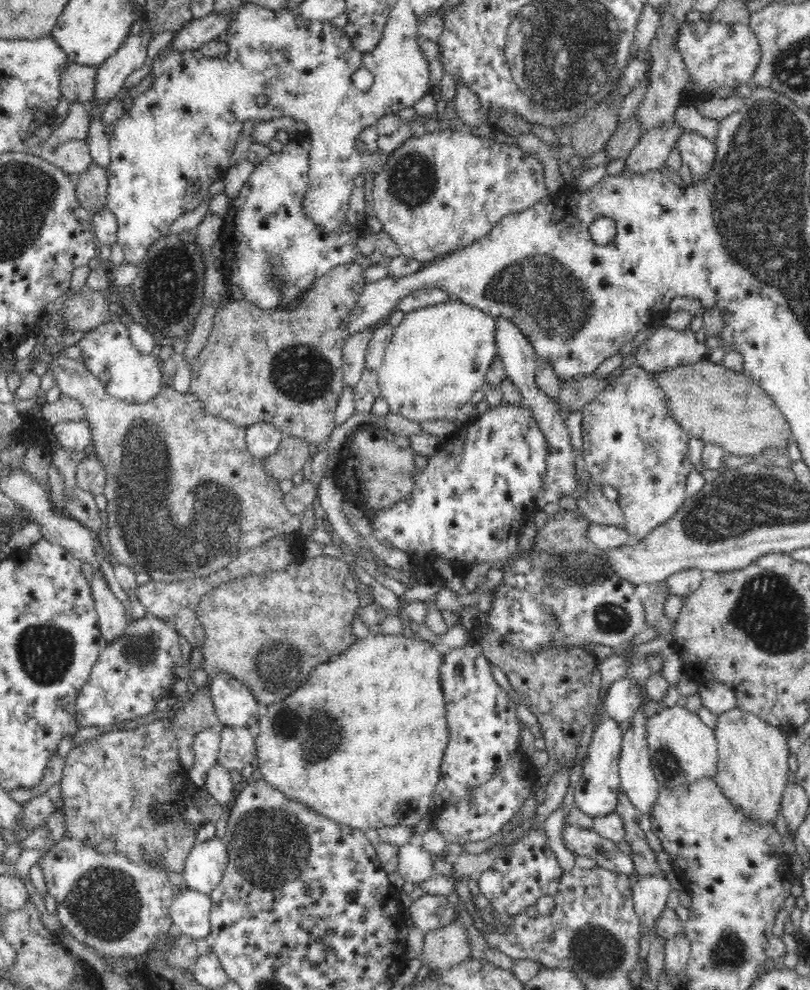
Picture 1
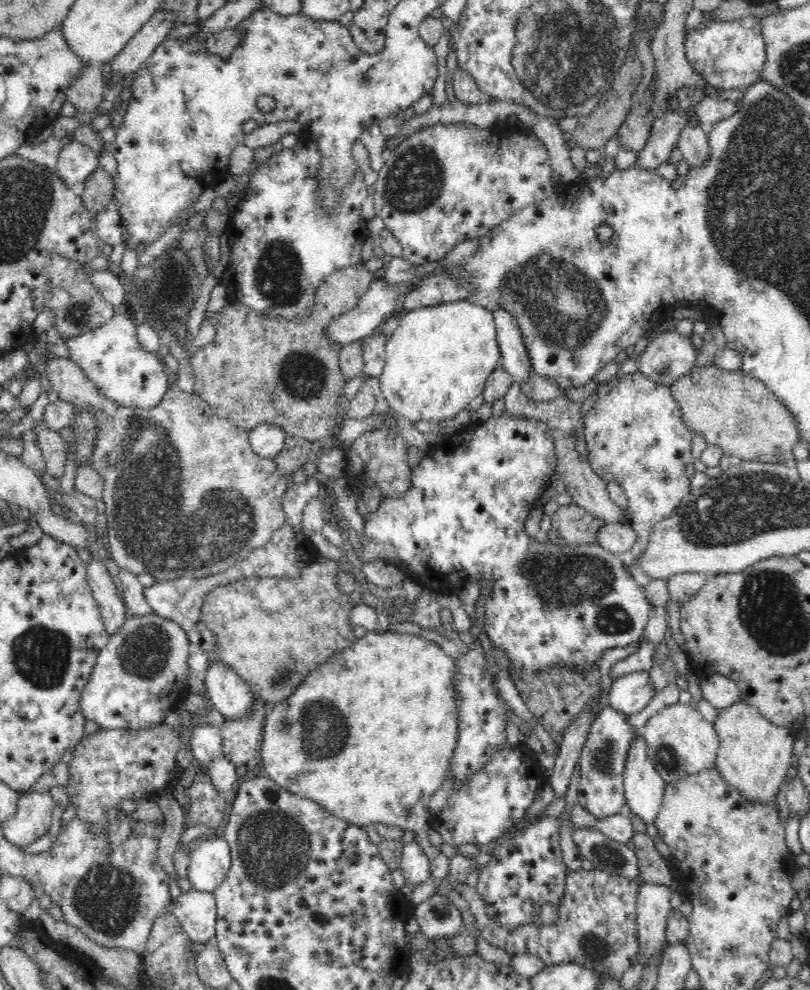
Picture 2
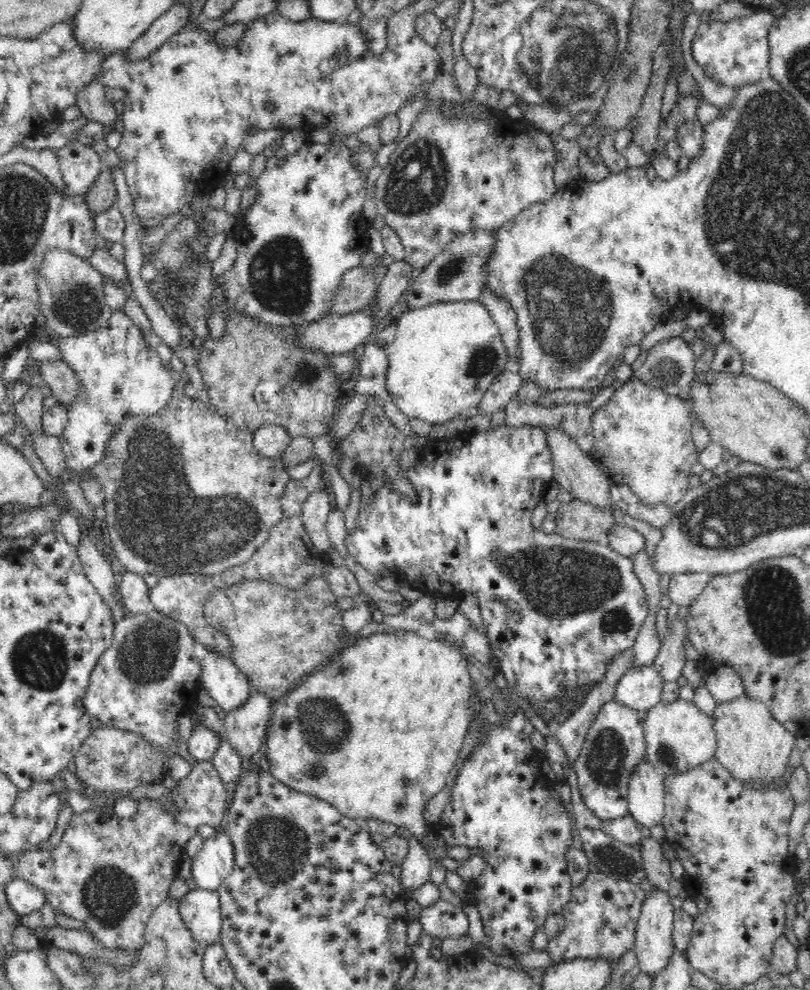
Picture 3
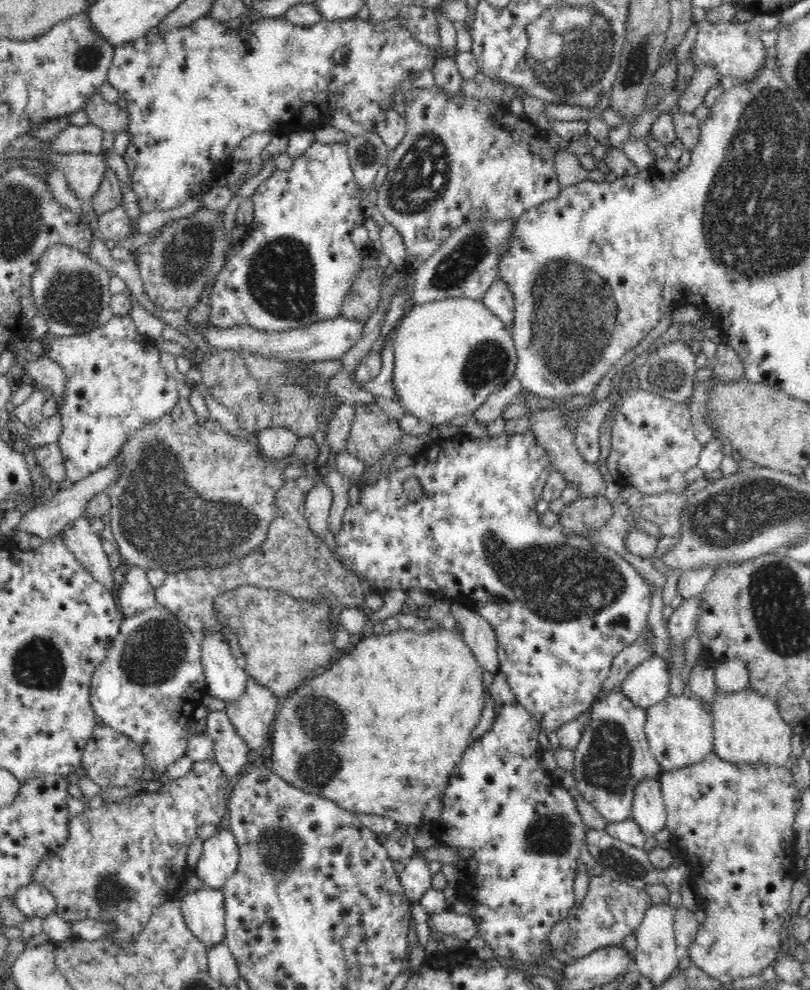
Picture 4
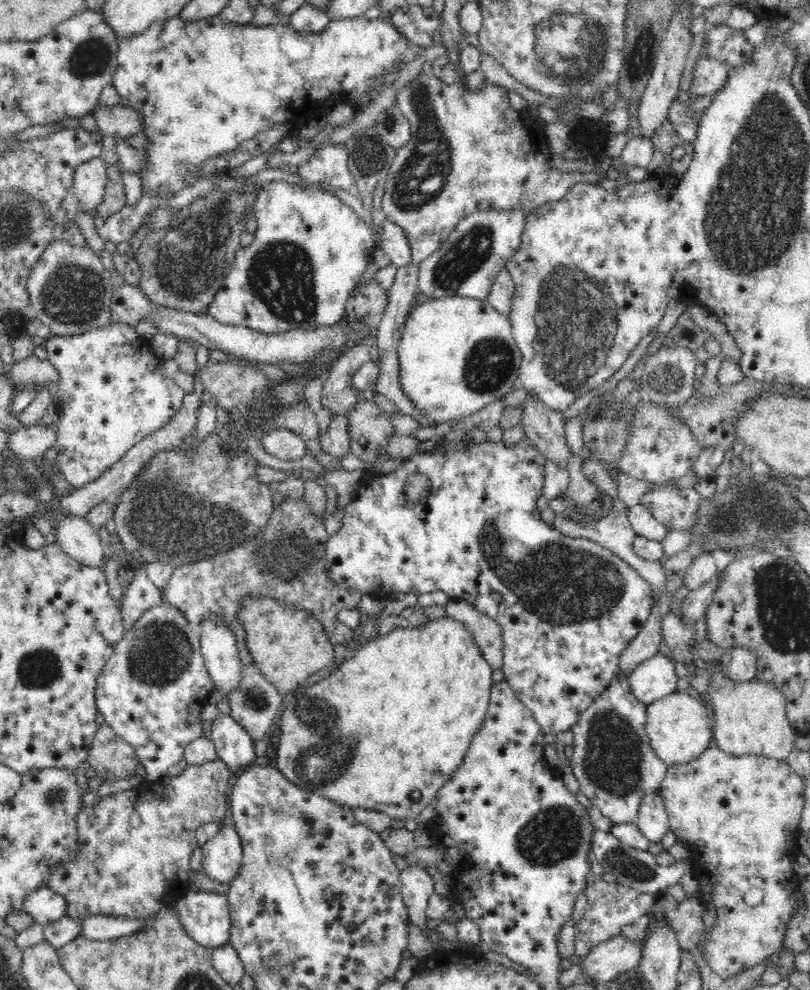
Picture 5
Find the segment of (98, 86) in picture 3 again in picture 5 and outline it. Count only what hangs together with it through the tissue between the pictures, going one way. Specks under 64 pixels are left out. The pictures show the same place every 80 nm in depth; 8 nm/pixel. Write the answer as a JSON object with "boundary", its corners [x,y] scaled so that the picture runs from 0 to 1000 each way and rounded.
{"boundary":[[[147,105],[137,108],[119,106],[111,114],[127,136],[154,139],[172,133],[178,134],[180,131],[177,115],[172,115],[160,108]]]}

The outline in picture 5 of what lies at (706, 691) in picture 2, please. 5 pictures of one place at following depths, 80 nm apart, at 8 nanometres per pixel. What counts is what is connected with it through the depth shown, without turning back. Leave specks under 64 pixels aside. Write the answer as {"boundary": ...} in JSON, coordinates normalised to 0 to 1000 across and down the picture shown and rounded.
{"boundary":[[[906,655],[894,660],[886,667],[894,674],[894,681],[906,690],[921,690],[933,684],[936,677],[933,662],[919,655]]]}

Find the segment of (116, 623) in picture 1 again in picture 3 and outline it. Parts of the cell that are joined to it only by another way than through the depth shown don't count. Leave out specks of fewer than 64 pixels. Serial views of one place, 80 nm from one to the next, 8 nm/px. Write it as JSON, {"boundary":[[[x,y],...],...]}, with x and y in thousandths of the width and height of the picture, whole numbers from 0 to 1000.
{"boundary":[[[104,532],[102,540],[99,543],[99,554],[95,555],[96,562],[101,567],[109,586],[116,591],[119,598],[123,600],[130,610],[135,612],[138,626],[144,629],[151,626],[156,618],[152,616],[149,603],[146,602],[137,569],[128,563],[128,559],[121,557],[112,545],[109,546],[109,540],[105,536],[106,533]]]}

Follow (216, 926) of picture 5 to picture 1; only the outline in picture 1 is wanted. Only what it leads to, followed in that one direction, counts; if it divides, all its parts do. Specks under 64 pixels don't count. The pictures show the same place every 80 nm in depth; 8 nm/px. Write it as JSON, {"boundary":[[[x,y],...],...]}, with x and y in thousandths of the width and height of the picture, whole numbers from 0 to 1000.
{"boundary":[[[231,897],[215,906],[209,920],[214,933],[225,942],[241,947],[258,947],[260,942],[258,903]]]}

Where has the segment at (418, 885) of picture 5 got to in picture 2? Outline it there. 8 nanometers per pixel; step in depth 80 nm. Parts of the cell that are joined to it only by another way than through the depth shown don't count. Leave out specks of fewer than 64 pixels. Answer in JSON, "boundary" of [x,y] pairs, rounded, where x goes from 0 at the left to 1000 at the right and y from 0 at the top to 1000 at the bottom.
{"boundary":[[[514,848],[499,854],[493,875],[501,891],[520,894],[532,887],[532,871]]]}

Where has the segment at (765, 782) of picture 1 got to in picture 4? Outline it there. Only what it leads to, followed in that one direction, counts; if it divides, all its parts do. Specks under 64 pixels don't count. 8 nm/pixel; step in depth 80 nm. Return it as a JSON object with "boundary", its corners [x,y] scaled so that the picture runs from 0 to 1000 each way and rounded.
{"boundary":[[[931,696],[916,699],[885,699],[875,716],[880,726],[884,762],[909,774],[917,772],[973,773],[977,766],[979,738],[963,722],[963,714],[953,706],[936,702]]]}

